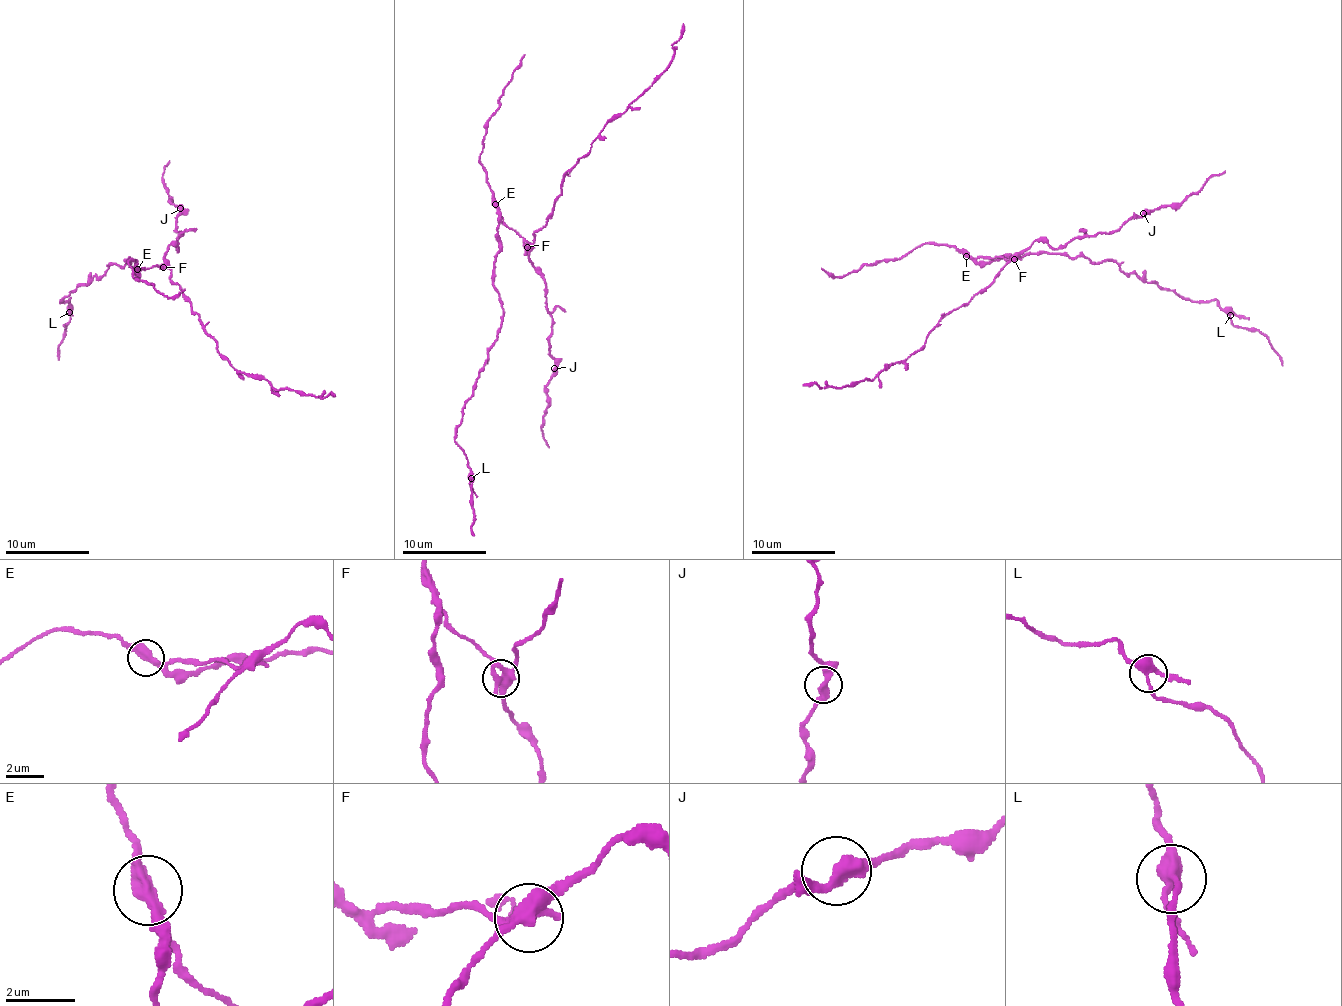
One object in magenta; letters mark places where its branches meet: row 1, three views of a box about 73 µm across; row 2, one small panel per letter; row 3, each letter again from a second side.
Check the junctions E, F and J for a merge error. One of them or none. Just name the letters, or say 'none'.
E

